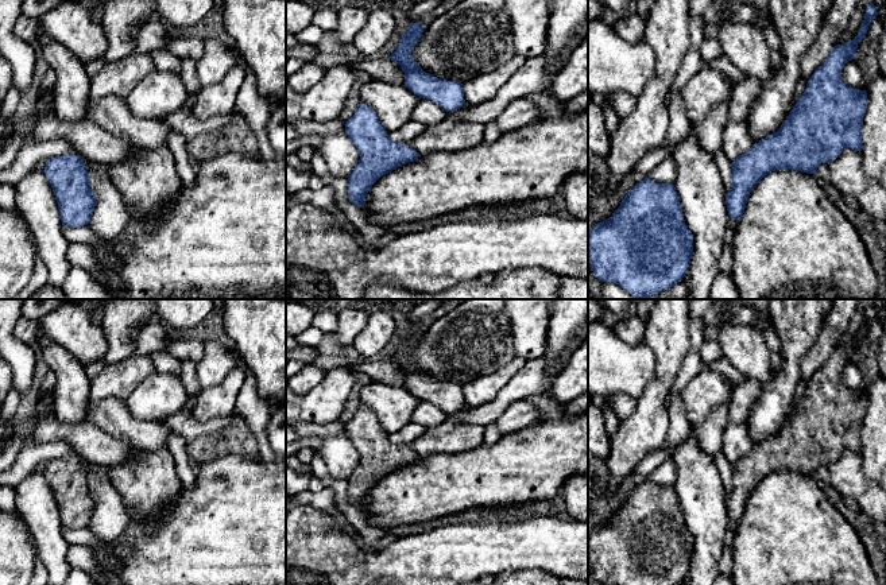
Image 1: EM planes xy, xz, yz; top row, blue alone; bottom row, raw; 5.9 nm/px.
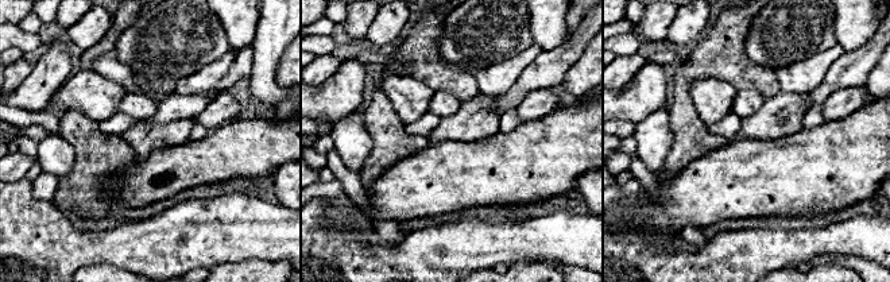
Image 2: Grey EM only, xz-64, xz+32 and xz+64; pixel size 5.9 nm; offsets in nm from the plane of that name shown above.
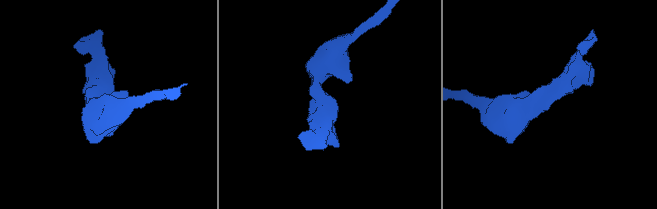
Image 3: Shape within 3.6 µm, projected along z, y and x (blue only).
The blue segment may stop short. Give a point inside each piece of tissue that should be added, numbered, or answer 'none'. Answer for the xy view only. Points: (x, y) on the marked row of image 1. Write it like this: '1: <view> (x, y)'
none

